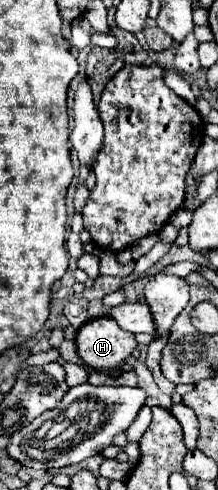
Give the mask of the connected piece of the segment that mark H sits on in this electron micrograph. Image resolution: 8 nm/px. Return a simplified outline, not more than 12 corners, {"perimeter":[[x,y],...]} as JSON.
{"perimeter":[[111,317],[77,331],[77,353],[91,369],[123,371],[133,333]]}

